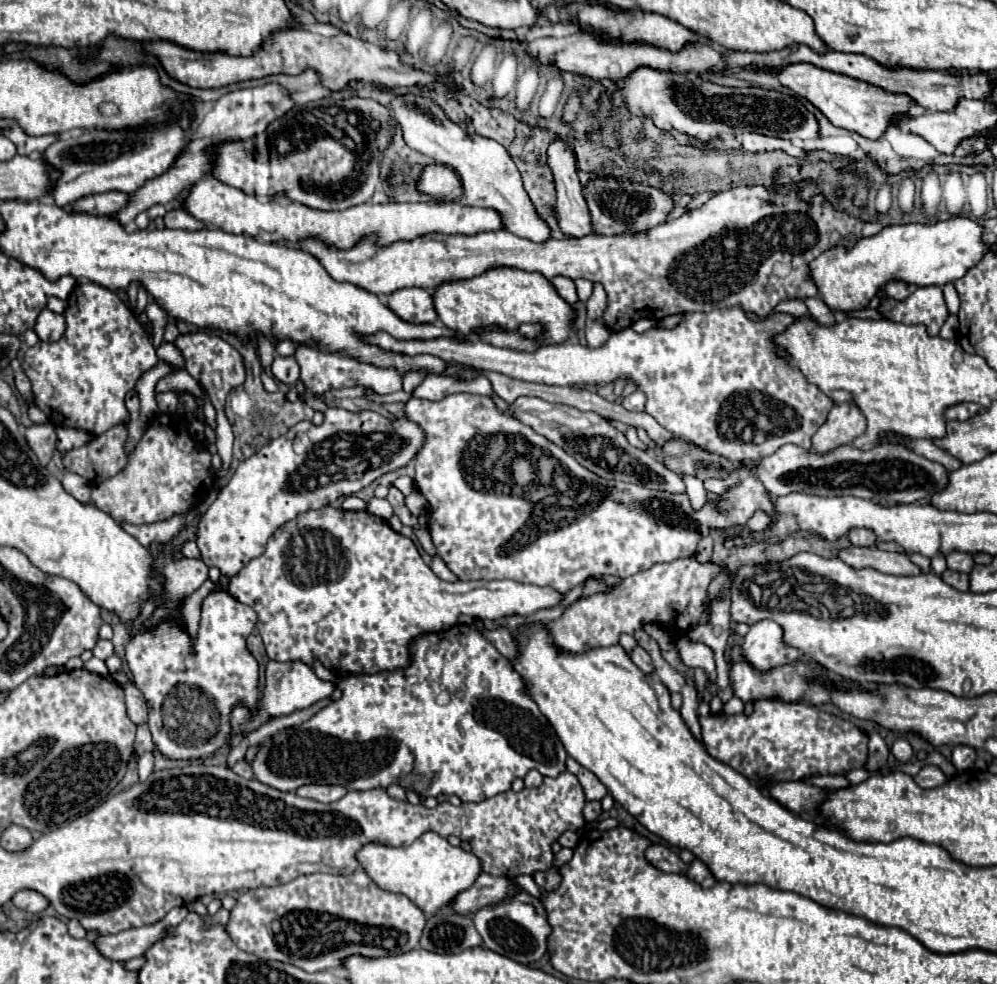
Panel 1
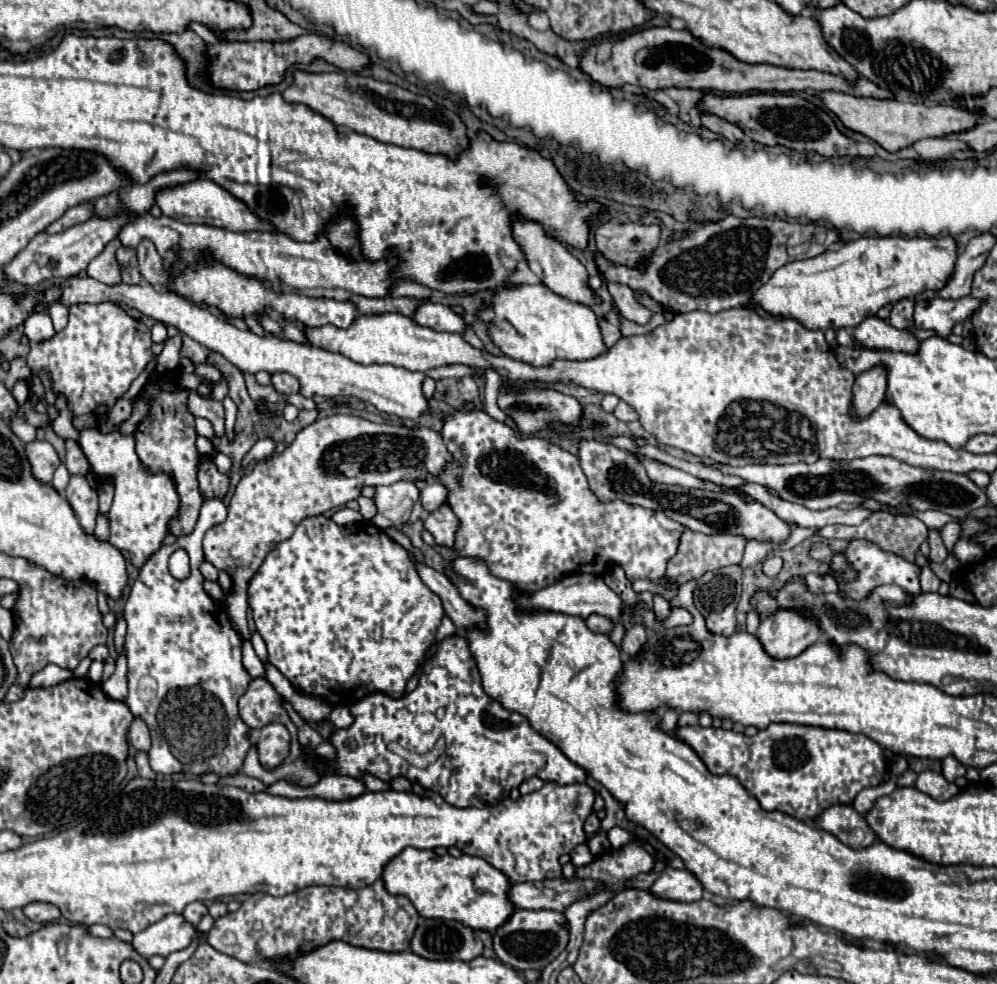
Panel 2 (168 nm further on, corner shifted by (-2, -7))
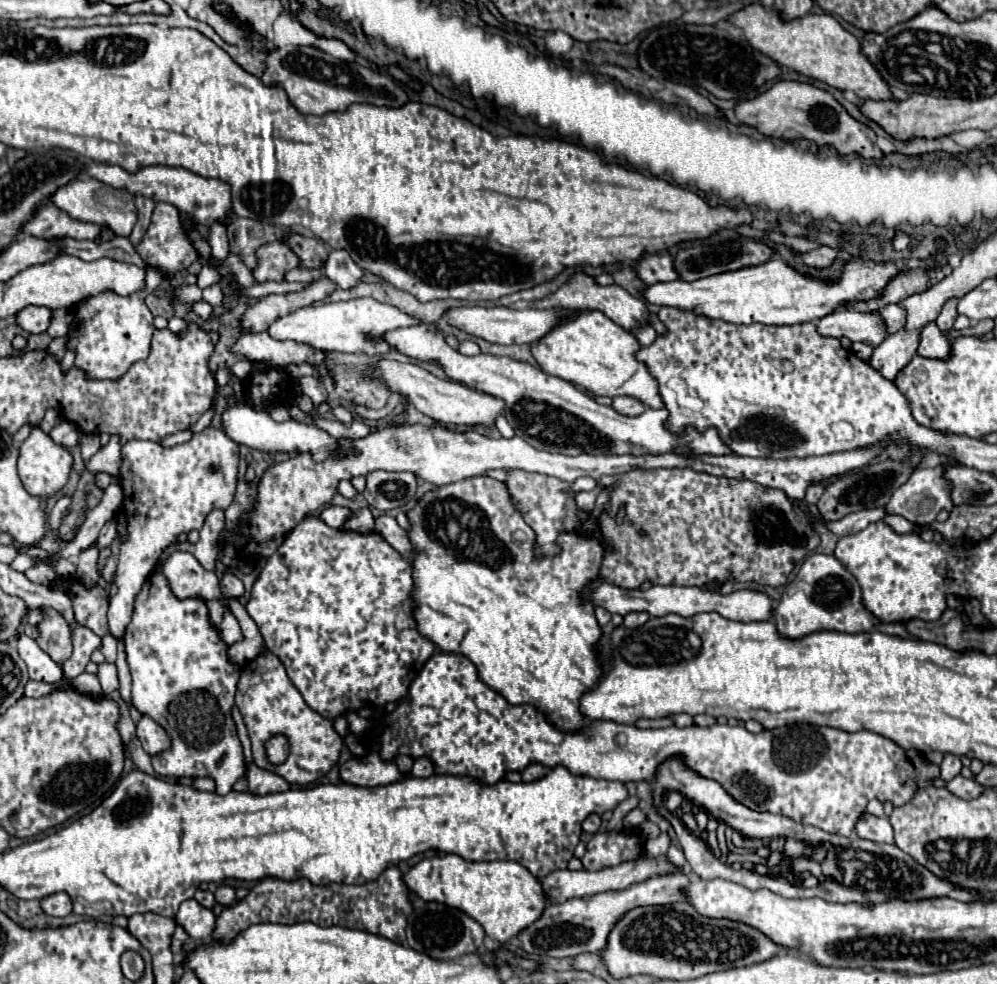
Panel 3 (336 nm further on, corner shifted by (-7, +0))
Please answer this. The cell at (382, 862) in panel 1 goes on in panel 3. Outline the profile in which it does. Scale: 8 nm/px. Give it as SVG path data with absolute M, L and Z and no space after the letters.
M456 854L424 858L420 864L406 870L404 882L424 900L440 900L442 904L452 904L452 908L468 912L468 916L484 926L492 940L502 944L534 924L548 904L540 880L522 864L508 860L466 862Z

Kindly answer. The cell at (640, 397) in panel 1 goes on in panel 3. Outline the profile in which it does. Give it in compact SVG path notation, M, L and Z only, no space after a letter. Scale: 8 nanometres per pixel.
M616 396L612 400L612 408L620 414L626 414L626 416L638 416L646 410L646 406L640 404L640 400L630 398L630 396Z

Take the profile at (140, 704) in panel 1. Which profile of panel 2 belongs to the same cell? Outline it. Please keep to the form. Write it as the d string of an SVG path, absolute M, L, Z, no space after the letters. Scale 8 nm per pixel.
M139 717L133 719L131 729L129 729L129 739L131 739L129 741L131 747L135 747L139 751L149 751L151 739L149 739L149 729L147 729L147 725L145 725L143 719L139 719Z

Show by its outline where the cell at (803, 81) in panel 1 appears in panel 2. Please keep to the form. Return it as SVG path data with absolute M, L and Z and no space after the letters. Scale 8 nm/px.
M821 91L817 97L825 103L829 111L833 111L839 121L871 141L879 143L885 151L899 151L903 147L913 145L919 139L925 137L945 137L949 133L959 133L967 131L975 125L975 119L981 117L979 113L955 107L955 105L913 105L913 103L903 103L895 99L873 99L873 97L855 97L849 93L841 91Z

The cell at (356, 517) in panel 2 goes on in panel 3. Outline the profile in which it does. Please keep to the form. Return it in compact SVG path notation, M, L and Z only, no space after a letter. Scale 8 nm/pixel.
M326 506L326 508L318 514L318 518L320 518L322 522L326 522L330 528L340 528L340 526L344 524L344 520L346 520L350 514L352 514L352 510L348 510L348 508Z

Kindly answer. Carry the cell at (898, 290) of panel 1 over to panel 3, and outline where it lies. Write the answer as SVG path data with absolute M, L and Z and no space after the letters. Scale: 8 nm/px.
M890 304L886 308L882 308L880 312L884 326L886 326L886 334L896 334L900 328L904 328L904 308L898 304Z

